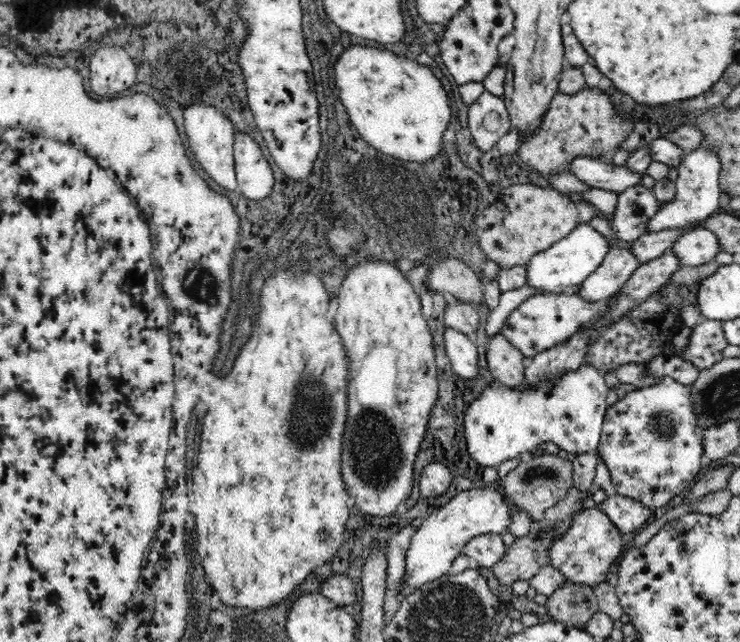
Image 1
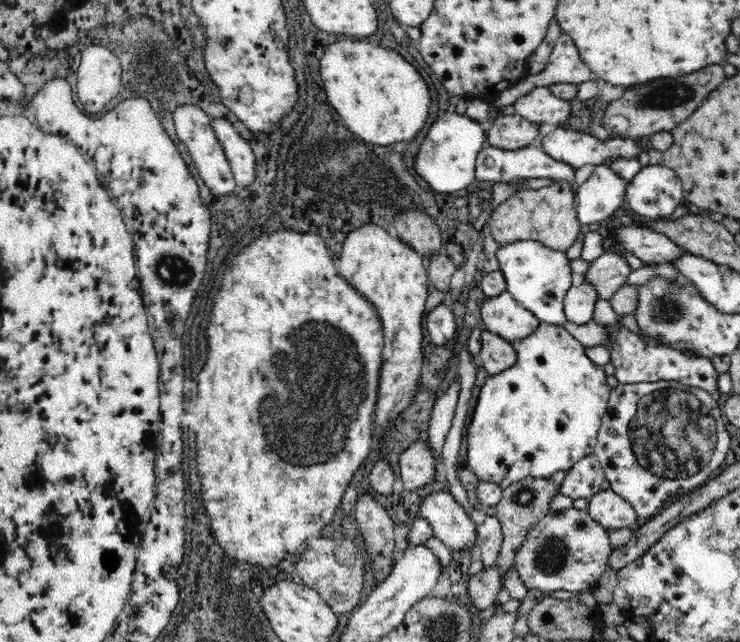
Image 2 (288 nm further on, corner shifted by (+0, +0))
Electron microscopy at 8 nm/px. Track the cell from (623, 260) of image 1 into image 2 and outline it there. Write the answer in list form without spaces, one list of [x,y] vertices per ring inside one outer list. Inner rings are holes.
[[[586,280],[582,286],[572,286],[564,300],[564,316],[568,322],[584,326],[594,320],[594,308],[598,302],[598,294],[594,286]]]

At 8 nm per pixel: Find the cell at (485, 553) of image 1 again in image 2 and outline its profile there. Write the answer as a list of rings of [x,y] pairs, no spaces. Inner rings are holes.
[[[442,490],[426,496],[420,512],[422,518],[432,526],[434,536],[440,538],[450,552],[462,552],[464,548],[472,548],[476,544],[476,526],[450,492]]]

